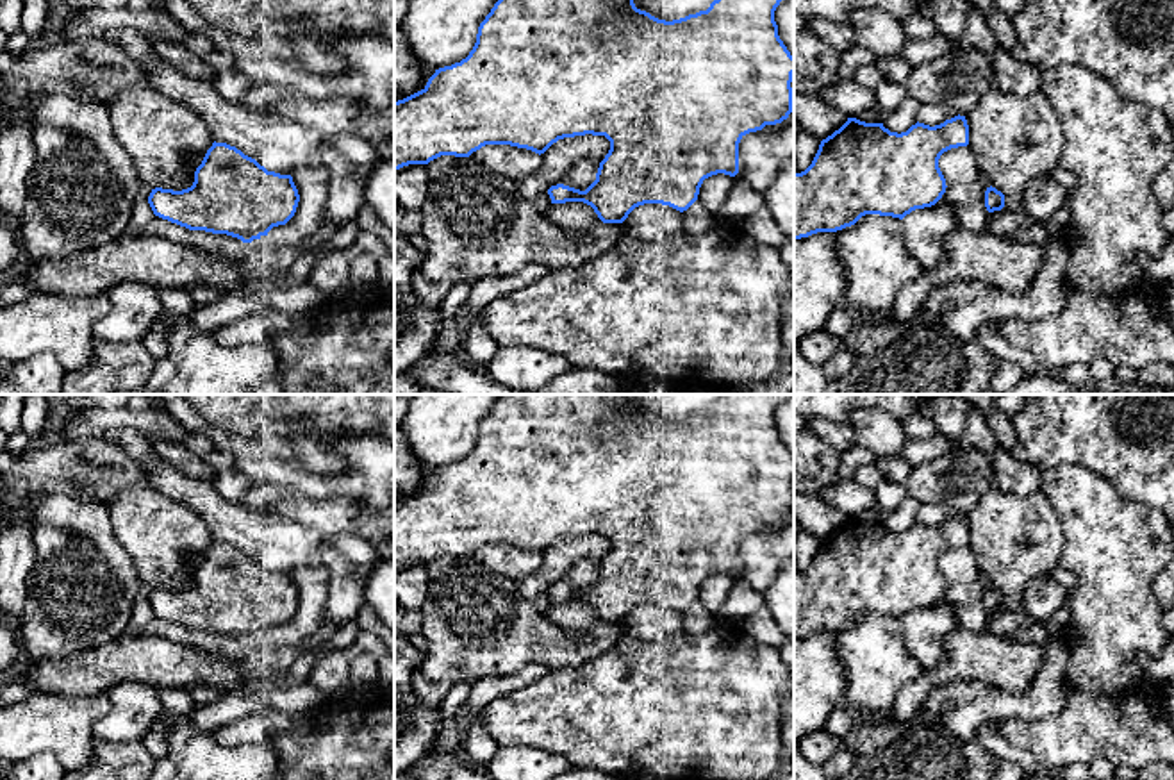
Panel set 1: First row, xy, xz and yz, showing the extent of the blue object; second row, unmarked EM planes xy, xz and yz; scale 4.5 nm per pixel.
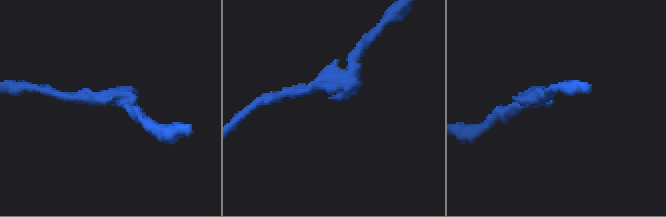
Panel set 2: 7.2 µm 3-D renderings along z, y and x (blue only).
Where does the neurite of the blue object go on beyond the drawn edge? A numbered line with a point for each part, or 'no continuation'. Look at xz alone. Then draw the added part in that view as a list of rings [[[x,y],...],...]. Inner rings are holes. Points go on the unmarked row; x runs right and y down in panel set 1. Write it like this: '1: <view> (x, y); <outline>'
no continuation

